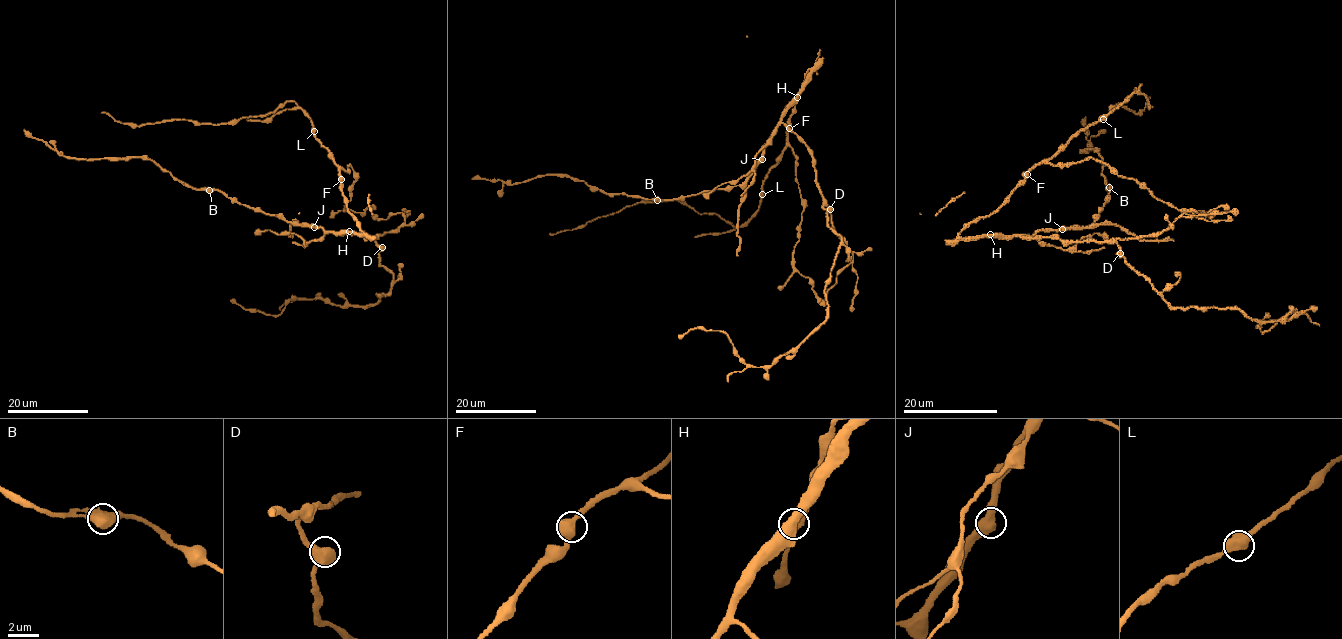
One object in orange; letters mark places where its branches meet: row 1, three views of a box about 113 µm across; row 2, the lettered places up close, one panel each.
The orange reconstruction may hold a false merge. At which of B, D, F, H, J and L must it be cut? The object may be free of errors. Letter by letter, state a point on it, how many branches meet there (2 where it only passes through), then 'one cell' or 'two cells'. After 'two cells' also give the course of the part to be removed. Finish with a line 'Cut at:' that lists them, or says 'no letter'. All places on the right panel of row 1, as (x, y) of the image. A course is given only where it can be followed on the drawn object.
B: at (1109, 187); 2 branches meet; one cell
D: at (1120, 253); 2 branches meet; one cell
F: at (1027, 174); 2 branches meet; one cell
H: at (990, 234); 2 branches meet; one cell
J: at (1062, 229); 2 branches meet; one cell
L: at (1103, 119); 2 branches meet; one cell
Cut at: no letter

